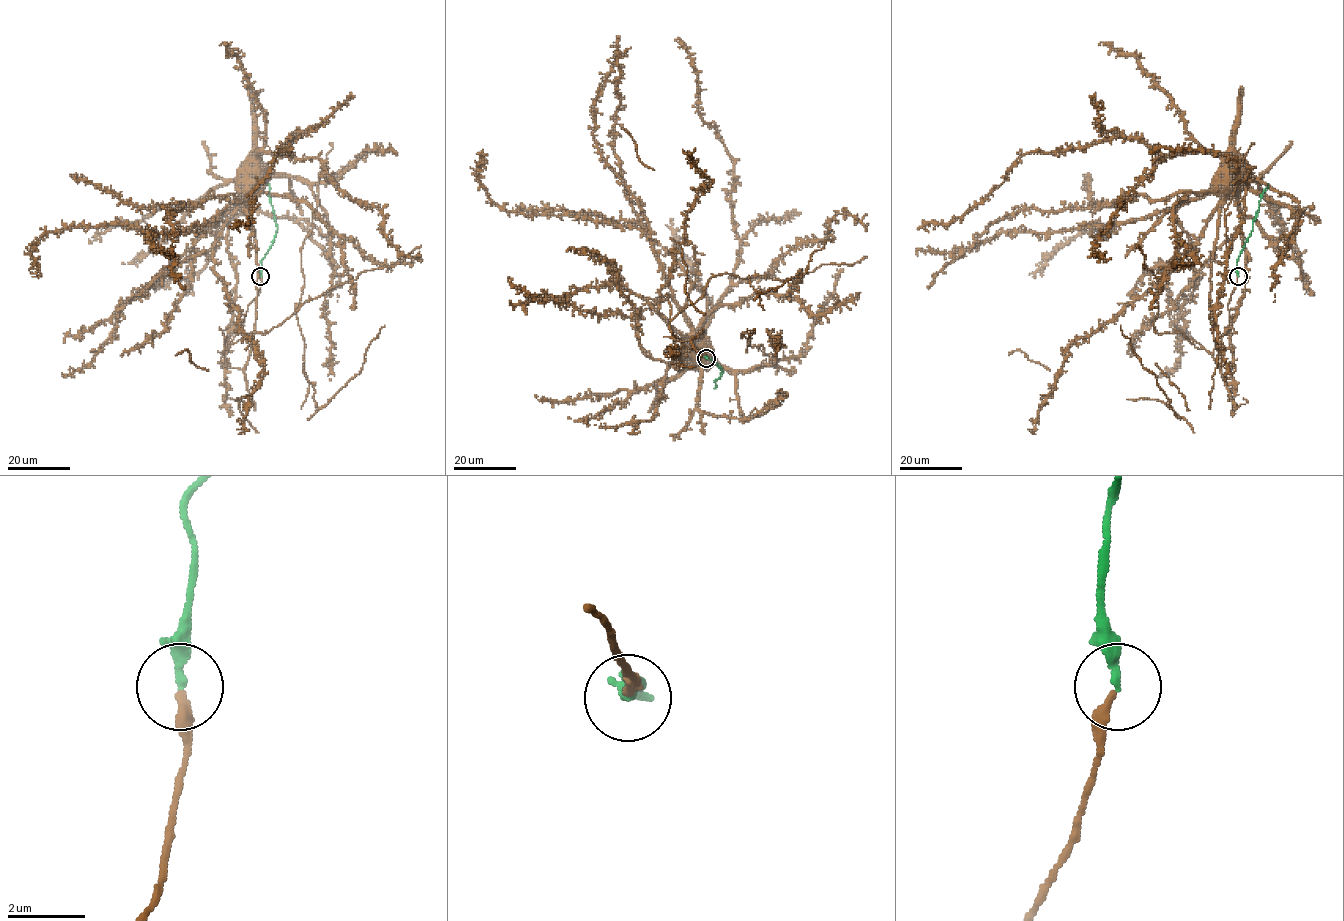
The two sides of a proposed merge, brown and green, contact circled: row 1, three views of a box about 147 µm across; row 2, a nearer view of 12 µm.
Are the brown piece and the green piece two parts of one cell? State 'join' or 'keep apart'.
join

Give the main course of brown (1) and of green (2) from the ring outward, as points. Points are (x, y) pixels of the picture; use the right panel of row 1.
1: (1238, 276), (1228, 306), (1230, 327), (1212, 353), (1221, 369), (1210, 307), (1221, 205), (1214, 183), (1231, 161)
2: (1238, 276), (1237, 259), (1251, 232), (1262, 194), (1269, 184)

